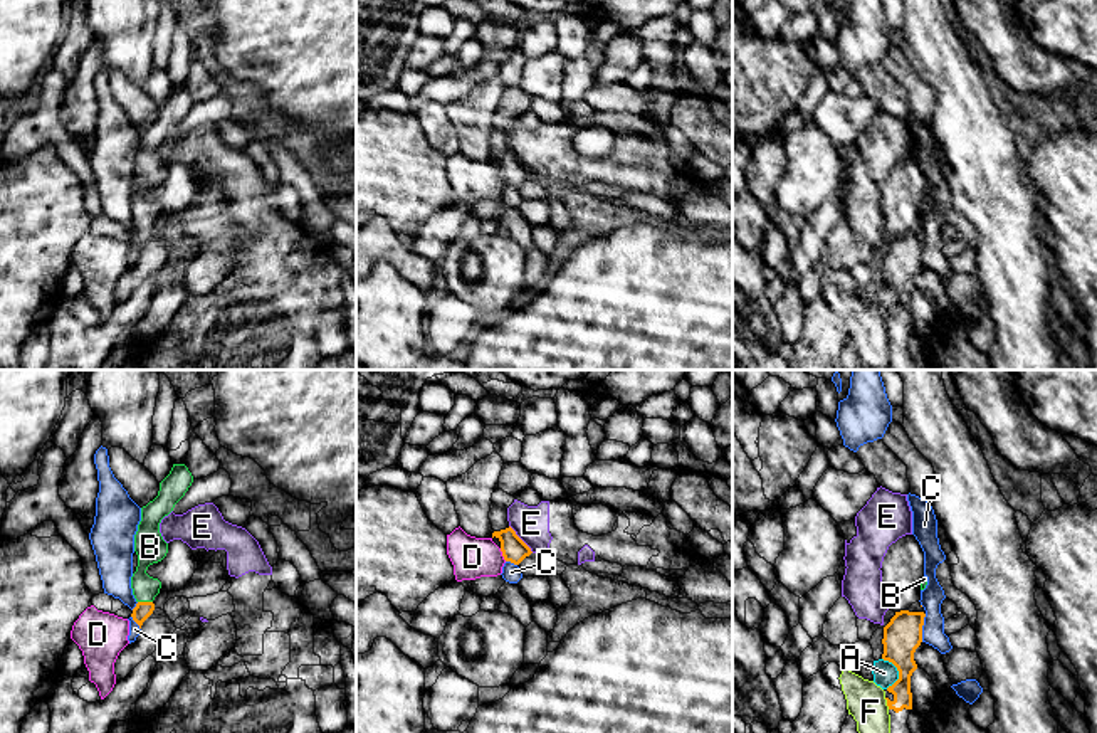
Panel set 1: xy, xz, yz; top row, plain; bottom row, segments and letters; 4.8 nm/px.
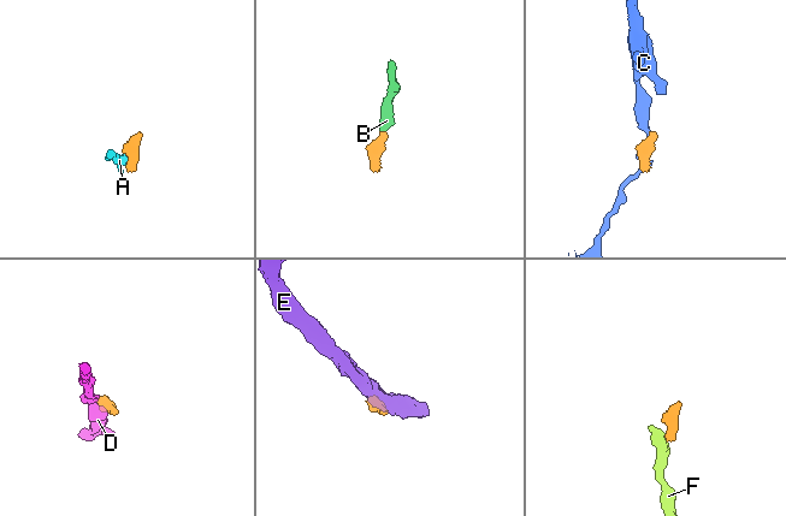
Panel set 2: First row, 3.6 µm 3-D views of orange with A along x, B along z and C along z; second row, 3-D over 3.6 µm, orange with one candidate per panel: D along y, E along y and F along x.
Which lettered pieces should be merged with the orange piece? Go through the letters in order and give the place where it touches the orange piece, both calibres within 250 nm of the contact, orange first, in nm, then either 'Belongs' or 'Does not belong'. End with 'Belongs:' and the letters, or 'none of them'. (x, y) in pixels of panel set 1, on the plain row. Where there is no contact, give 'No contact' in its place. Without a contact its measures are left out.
A: Touches orange at yz (897, 293). Thickness 180 nm (orange) against 110 nm. Does not belong
B: Touches orange at xy (145, 226). Thickness 80 nm (orange) against 130 nm. Belongs
C: Touches orange at yz (921, 251). Thickness 180 nm (orange) against 110 nm. Does not belong
D: Touches orange at xz (503, 179). Thickness 120 nm (orange) against 190 nm. Does not belong
E: Touches orange at xz (519, 162). Thickness 120 nm (orange) against 180 nm. Does not belong
F: Touches orange at yz (887, 326). Thickness 130 nm (orange) against 190 nm. Does not belong
Belongs: B

